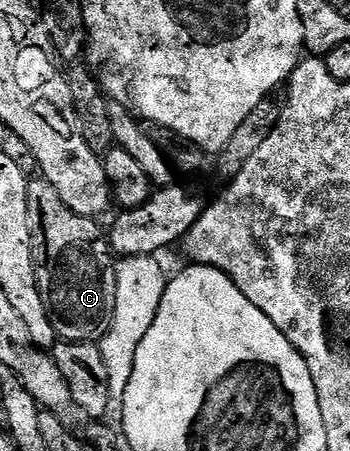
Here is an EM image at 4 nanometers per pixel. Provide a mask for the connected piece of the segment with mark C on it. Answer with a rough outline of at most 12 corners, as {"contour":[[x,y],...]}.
{"contour":[[27,186],[35,278],[58,338],[98,344],[116,256],[97,219]]}

